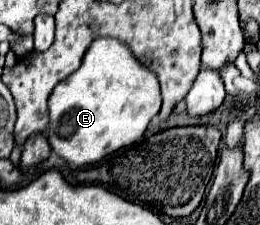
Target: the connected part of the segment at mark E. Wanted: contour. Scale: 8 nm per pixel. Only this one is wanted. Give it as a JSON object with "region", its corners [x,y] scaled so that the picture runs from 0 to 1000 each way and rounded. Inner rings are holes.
{"region":[[[385,164],[385,173],[362,173],[362,191],[346,191],[308,307],[208,387],[185,449],[192,547],[185,547],[177,600],[208,680],[238,698],[269,751],[354,742],[377,716],[392,716],[408,689],[538,627],[569,547],[615,493],[615,467],[623,467],[623,440],[615,440],[615,378],[608,378],[600,324],[569,307],[546,271],[531,271],[508,244],[508,227],[454,173]]]}

